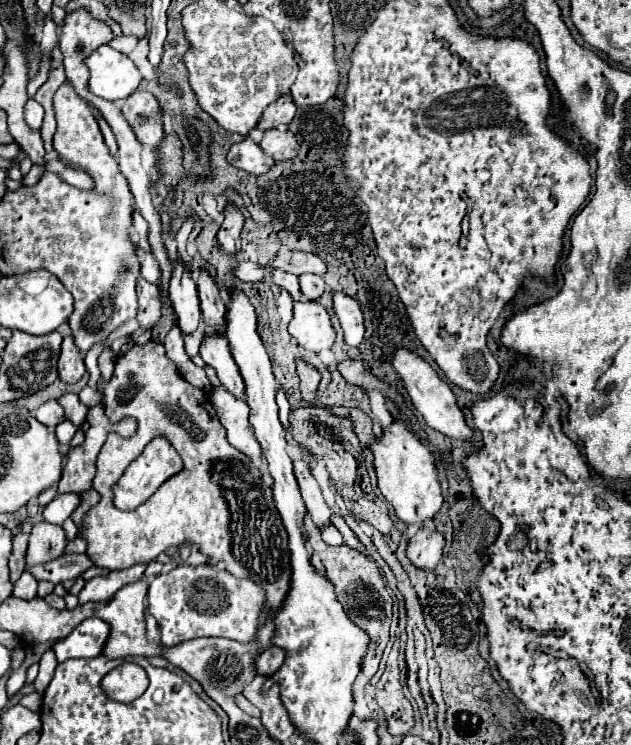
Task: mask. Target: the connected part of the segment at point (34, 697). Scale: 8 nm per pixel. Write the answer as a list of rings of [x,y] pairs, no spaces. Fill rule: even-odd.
[[[32,692],[23,696],[23,698],[21,698],[21,705],[33,711],[39,711],[42,705],[42,694],[38,692]]]

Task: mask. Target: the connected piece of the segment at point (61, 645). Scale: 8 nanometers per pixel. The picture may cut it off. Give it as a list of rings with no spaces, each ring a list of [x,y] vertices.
[[[87,618],[67,638],[53,646],[57,662],[65,662],[67,658],[95,658],[103,652],[107,638],[109,624],[101,618]]]

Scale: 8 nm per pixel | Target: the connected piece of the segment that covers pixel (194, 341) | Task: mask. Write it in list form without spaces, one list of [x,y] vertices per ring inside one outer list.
[[[181,334],[183,342],[185,342],[185,350],[189,356],[197,356],[199,354],[199,344],[201,344],[201,336],[195,334]]]

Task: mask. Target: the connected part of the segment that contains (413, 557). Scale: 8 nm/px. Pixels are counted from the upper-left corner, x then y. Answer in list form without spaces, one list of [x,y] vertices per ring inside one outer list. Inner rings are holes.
[[[421,528],[409,540],[407,556],[417,568],[435,568],[437,562],[443,558],[443,546],[445,538],[441,532]]]

